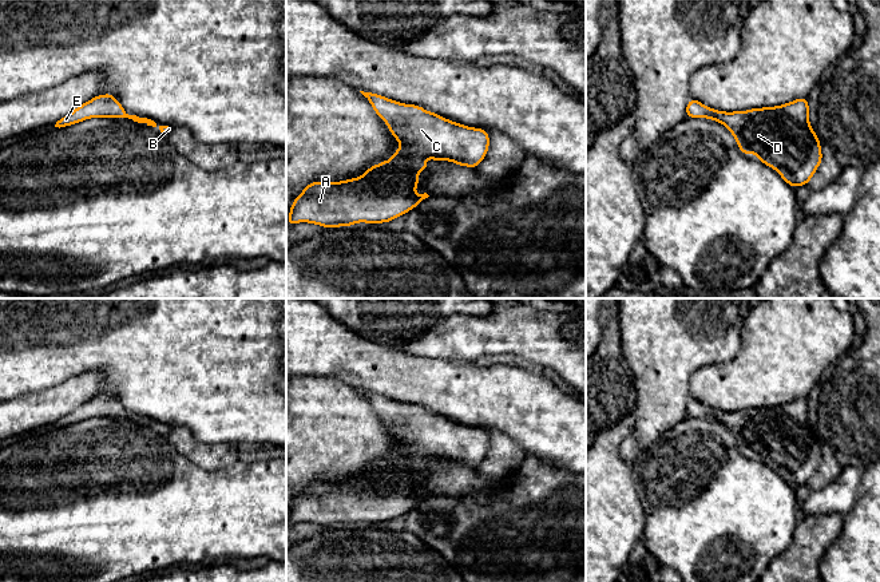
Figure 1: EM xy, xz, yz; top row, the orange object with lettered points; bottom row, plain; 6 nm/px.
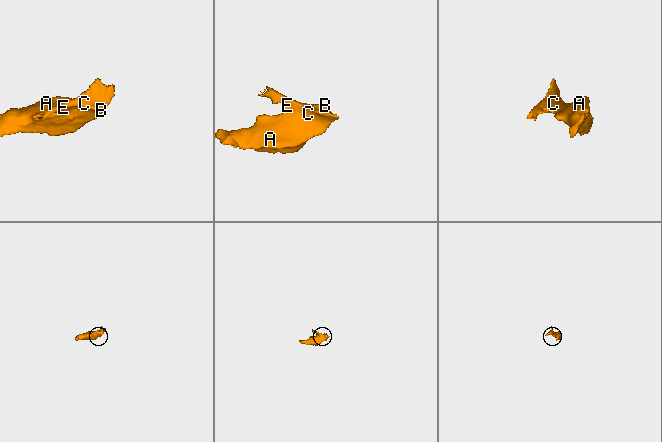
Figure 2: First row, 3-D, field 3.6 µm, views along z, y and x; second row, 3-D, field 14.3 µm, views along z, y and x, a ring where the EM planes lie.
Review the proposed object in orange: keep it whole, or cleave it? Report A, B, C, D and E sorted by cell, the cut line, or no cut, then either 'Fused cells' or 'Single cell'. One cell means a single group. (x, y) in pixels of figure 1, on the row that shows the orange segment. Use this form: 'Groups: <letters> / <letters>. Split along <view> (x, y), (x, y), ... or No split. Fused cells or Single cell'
Groups: A B C D E. No split. Single cell

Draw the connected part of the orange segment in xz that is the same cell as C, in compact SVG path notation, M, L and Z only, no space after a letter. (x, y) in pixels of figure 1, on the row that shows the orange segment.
M360 92L385 120L401 149L391 161L366 169L362 177L309 183L292 203L288 226L298 222L324 227L391 222L429 197L415 193L420 182L417 173L428 169L425 158L477 167L487 155L489 136L483 128L451 122L416 104Z

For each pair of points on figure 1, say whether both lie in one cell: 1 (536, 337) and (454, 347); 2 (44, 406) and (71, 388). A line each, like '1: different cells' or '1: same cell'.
1: same cell
2: same cell

